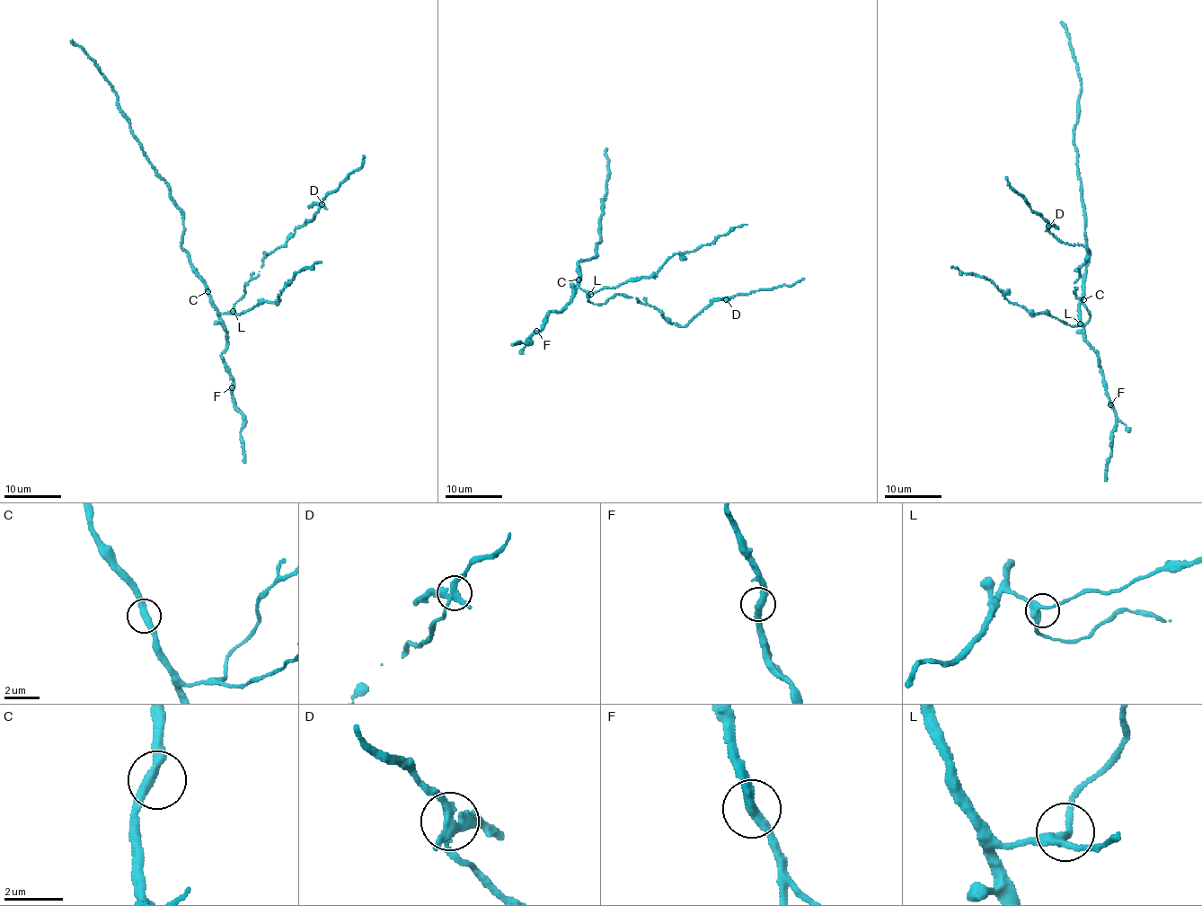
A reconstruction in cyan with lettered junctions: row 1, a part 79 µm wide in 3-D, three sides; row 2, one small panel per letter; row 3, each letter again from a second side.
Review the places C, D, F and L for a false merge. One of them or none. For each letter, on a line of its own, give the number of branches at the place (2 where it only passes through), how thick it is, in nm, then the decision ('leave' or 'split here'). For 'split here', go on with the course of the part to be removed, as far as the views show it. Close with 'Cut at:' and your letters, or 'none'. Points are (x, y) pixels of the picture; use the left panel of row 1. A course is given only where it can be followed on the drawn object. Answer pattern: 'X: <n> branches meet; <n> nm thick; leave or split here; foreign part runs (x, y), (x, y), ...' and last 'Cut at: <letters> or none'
C: 2 branches meet; 320 nm thick; leave
D: 3 branches meet; 280 nm thick; split here; foreign part runs (321, 204), (312, 204), (309, 208)
F: 2 branches meet; 320 nm thick; leave
L: 3 branches meet; 280 nm thick; leave
Cut at: D

